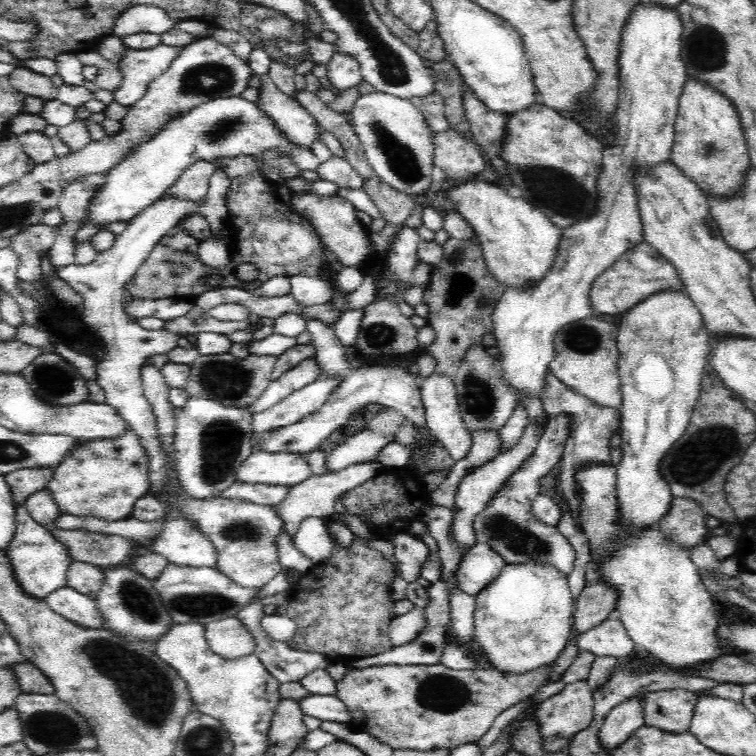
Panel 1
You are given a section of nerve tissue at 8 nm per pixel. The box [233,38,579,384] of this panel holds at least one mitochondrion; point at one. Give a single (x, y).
(462, 290)

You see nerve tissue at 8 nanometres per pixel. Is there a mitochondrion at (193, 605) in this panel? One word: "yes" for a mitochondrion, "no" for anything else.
yes

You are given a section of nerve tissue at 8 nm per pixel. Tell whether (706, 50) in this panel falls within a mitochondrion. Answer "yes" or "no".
yes

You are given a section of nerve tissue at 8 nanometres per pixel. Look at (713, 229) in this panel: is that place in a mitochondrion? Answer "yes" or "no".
no

